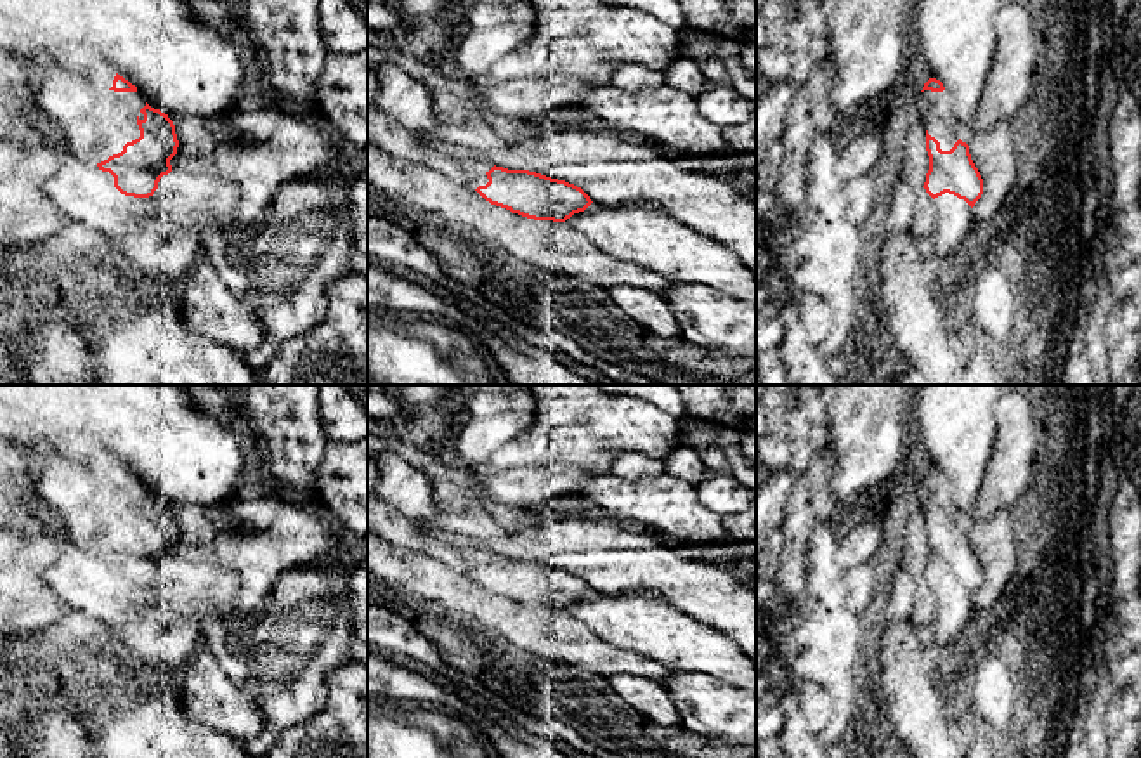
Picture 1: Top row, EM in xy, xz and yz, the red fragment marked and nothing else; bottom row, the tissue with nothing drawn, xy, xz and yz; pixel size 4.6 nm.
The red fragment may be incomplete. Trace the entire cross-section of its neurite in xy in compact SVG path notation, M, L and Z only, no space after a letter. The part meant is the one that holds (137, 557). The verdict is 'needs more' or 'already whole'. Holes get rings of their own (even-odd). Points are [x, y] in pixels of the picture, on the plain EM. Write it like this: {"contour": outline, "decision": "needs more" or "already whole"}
{"contour": "M66 439L61 448L47 451L40 444L16 444L29 456L28 472L33 477L38 500L55 512L71 539L114 565L114 576L134 586L149 586L163 564L172 560L170 548L179 529L168 503L151 496L128 468L109 454L90 454L82 449L82 439Z", "decision": "needs more"}

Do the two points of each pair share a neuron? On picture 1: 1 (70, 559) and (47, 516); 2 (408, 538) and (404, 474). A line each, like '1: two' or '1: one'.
1: one
2: two

